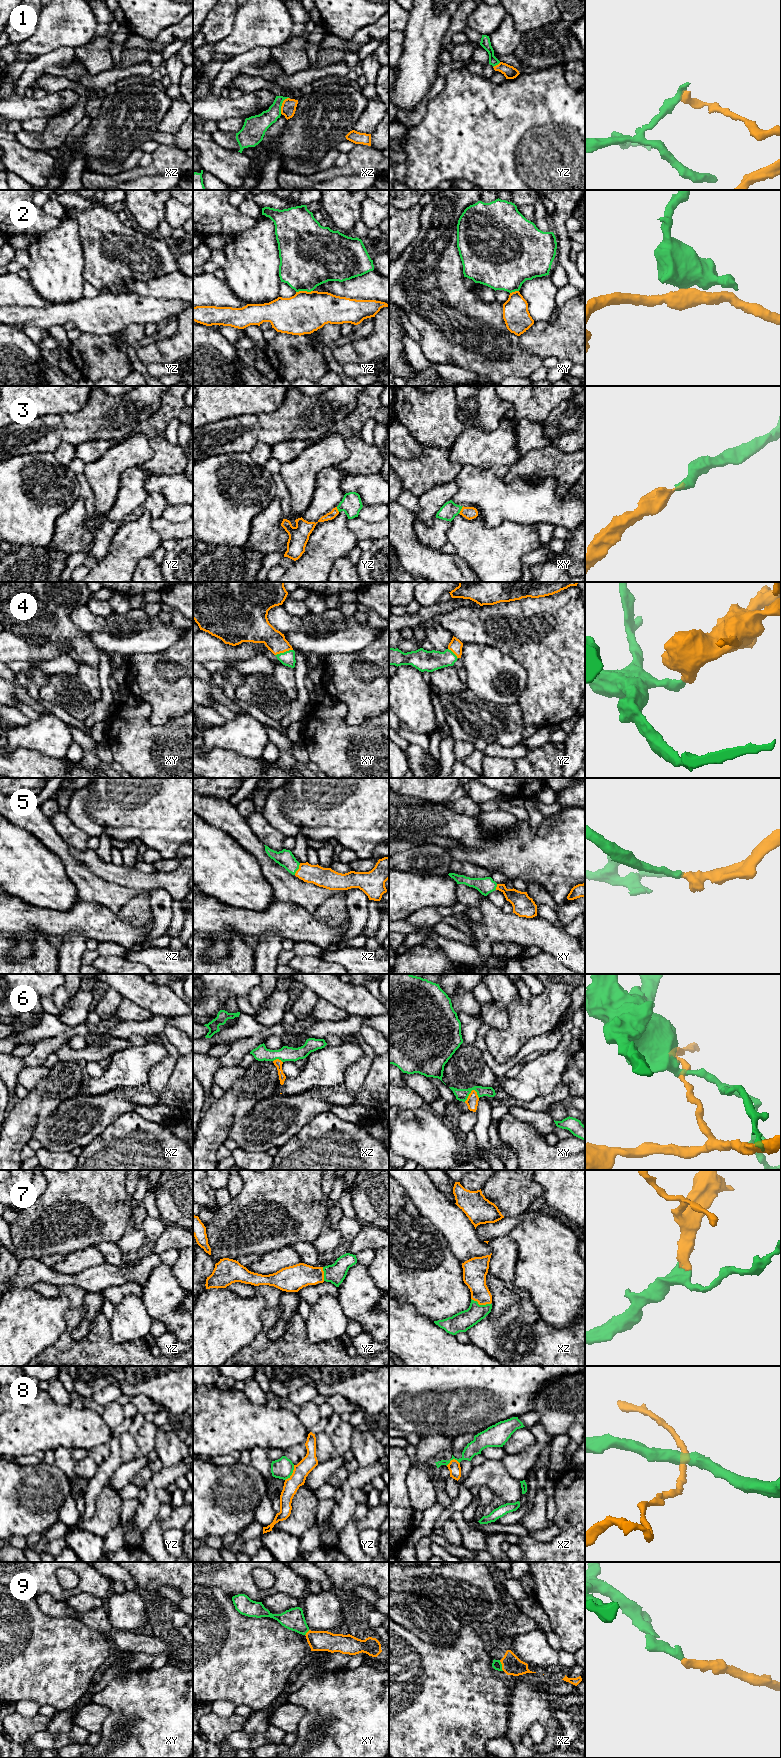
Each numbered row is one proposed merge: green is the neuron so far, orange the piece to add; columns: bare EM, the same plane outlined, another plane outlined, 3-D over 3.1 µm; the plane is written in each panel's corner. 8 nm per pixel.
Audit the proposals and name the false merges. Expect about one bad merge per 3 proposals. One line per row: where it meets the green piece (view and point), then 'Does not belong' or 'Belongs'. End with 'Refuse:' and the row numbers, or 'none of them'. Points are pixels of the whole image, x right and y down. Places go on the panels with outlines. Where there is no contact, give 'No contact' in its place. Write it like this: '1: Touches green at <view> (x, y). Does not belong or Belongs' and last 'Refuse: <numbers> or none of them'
1: Touches green at xz (281, 105). Does not belong
2: Touches green at yz (304, 290). Does not belong
3: Touches green at xy (460, 510). Belongs
4: Touches green at xy (284, 652). Belongs
5: Touches green at xz (297, 869). Belongs
6: Touches green at xy (470, 1092). Does not belong
7: Touches green at xz (481, 1305). Belongs
8: Touches green at yz (292, 1472). Does not belong
9: Touches green at xz (501, 1665). Belongs
Refuse: 1, 2, 6, 8

